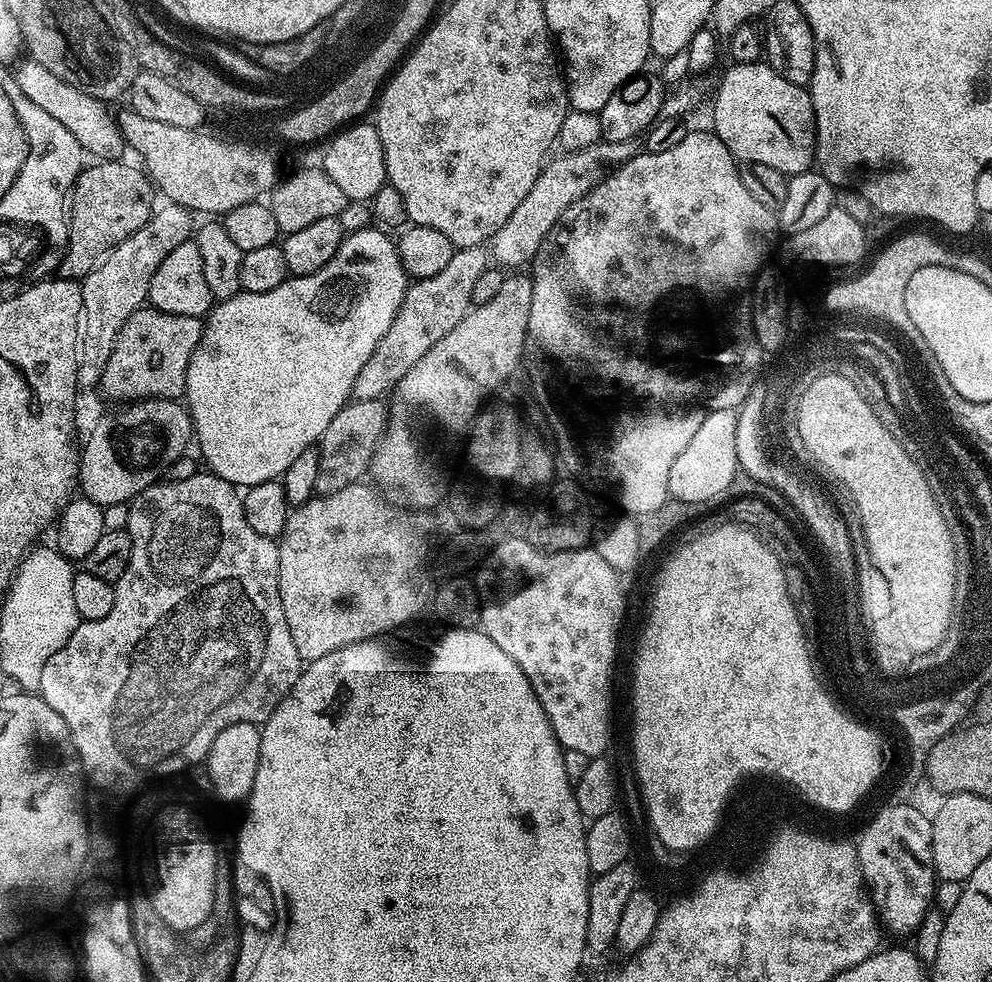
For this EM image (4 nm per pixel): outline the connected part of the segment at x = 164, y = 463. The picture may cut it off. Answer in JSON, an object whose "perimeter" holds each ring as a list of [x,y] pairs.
{"perimeter":[[[137,398],[113,408],[116,409],[106,413],[93,426],[92,433],[89,434],[88,441],[85,444],[83,442],[80,453],[79,491],[86,499],[101,506],[131,502],[142,490],[157,483],[171,469],[172,464],[189,451],[188,443],[191,445],[194,440],[192,414],[179,399]]]}

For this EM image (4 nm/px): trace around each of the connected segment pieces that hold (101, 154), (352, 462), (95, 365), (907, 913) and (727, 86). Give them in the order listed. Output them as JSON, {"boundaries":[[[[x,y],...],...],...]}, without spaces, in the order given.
{"boundaries":[[[[29,58],[21,59],[16,66],[14,75],[18,90],[22,90],[22,94],[26,94],[26,98],[30,98],[30,102],[34,102],[34,106],[46,110],[46,114],[50,114],[50,118],[62,122],[62,126],[66,126],[66,130],[70,130],[70,134],[74,134],[74,138],[78,138],[78,142],[89,157],[100,162],[120,160],[123,157],[126,145],[120,133],[120,125],[117,117],[108,113],[109,105],[105,101],[96,100],[90,94],[75,89],[74,86],[56,78],[44,66]]],[[[381,400],[351,401],[334,416],[318,441],[319,468],[315,483],[319,495],[332,495],[357,483],[369,471],[373,454],[387,428],[387,405]]],[[[164,202],[157,207],[152,217],[130,238],[118,242],[97,263],[95,270],[85,276],[80,284],[82,306],[78,314],[78,359],[76,382],[81,389],[95,389],[100,383],[102,370],[110,362],[110,350],[114,350],[116,335],[122,330],[126,318],[145,307],[150,290],[150,278],[154,270],[162,266],[170,250],[182,246],[193,235],[193,213],[180,204]]],[[[892,804],[884,808],[868,824],[868,829],[858,839],[860,854],[860,873],[871,895],[872,905],[883,927],[892,932],[912,932],[924,920],[932,895],[936,892],[938,877],[932,864],[932,822],[916,808],[908,804]]],[[[767,62],[728,66],[712,100],[712,124],[717,138],[732,151],[737,161],[746,164],[763,162],[774,170],[782,170],[787,177],[807,172],[813,167],[816,158],[816,115],[812,93],[808,88],[794,86],[794,82],[786,82],[786,78],[782,78],[782,74],[775,72]]]]}

